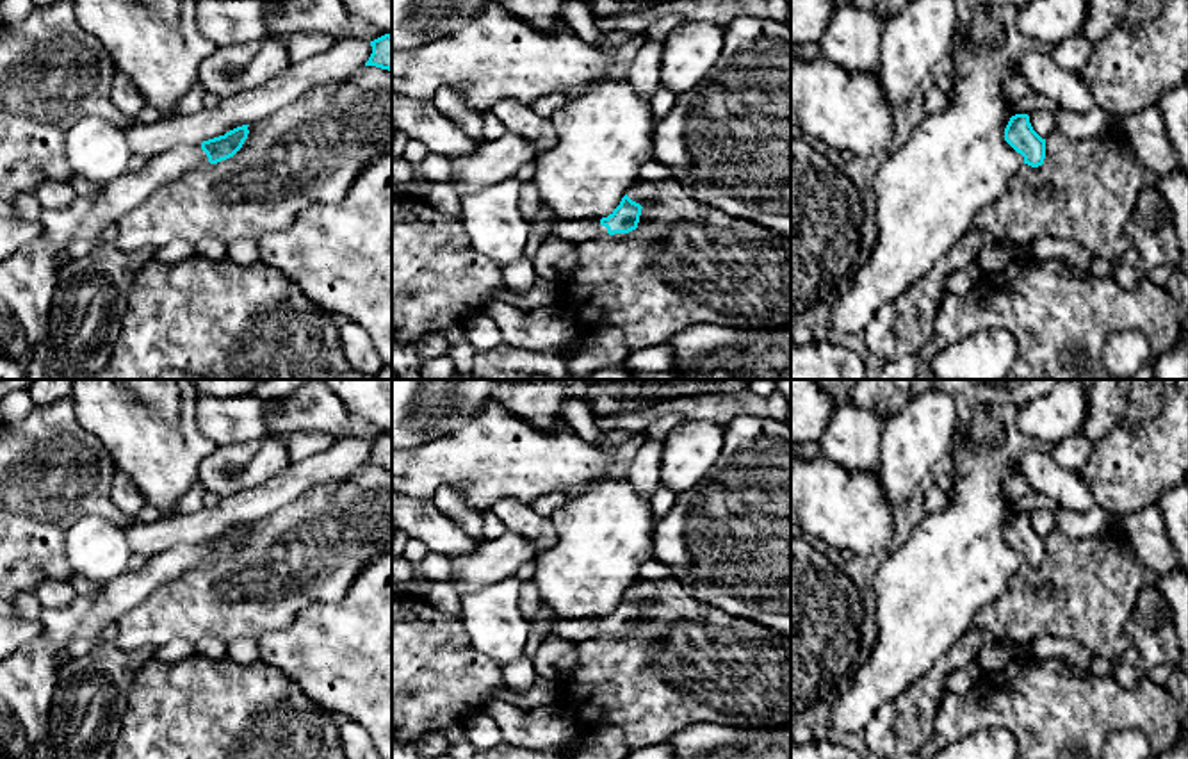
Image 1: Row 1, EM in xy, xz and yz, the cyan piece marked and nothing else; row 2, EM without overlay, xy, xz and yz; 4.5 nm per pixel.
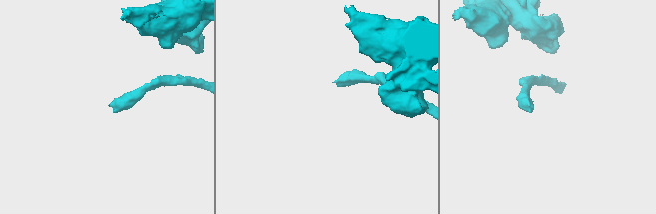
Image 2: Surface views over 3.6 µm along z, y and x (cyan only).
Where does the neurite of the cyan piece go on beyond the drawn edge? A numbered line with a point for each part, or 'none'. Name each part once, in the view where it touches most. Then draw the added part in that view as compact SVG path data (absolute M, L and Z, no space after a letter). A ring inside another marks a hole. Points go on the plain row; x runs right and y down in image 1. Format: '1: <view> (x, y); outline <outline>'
1: xy (29, 676); outline M180 543L155 554L135 570L128 568L116 579L105 583L94 595L77 595L64 609L43 609L37 620L41 625L39 636L0 661L0 697L23 727L28 743L25 759L30 759L36 752L36 745L45 741L50 734L48 722L57 690L57 672L61 654L66 652L68 645L77 638L94 640L103 627L118 622L125 613L137 608L157 588L192 567L205 563L208 563L208 556L201 549L201 543Z

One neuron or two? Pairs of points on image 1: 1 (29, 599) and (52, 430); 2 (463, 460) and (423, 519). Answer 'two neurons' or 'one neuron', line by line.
1: two neurons
2: two neurons

